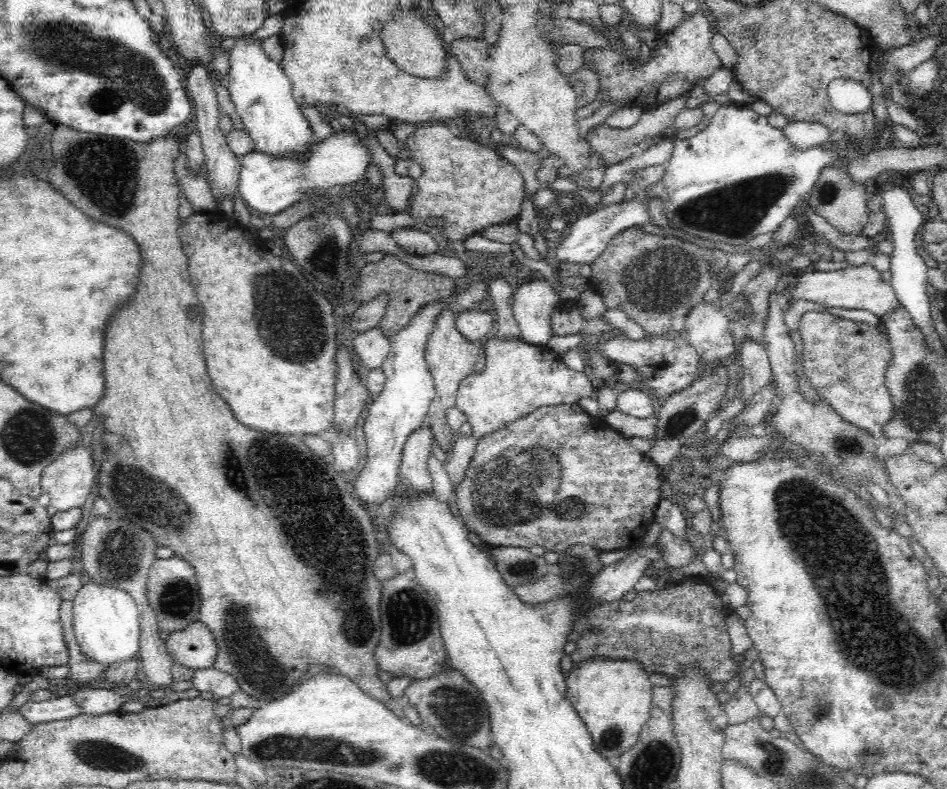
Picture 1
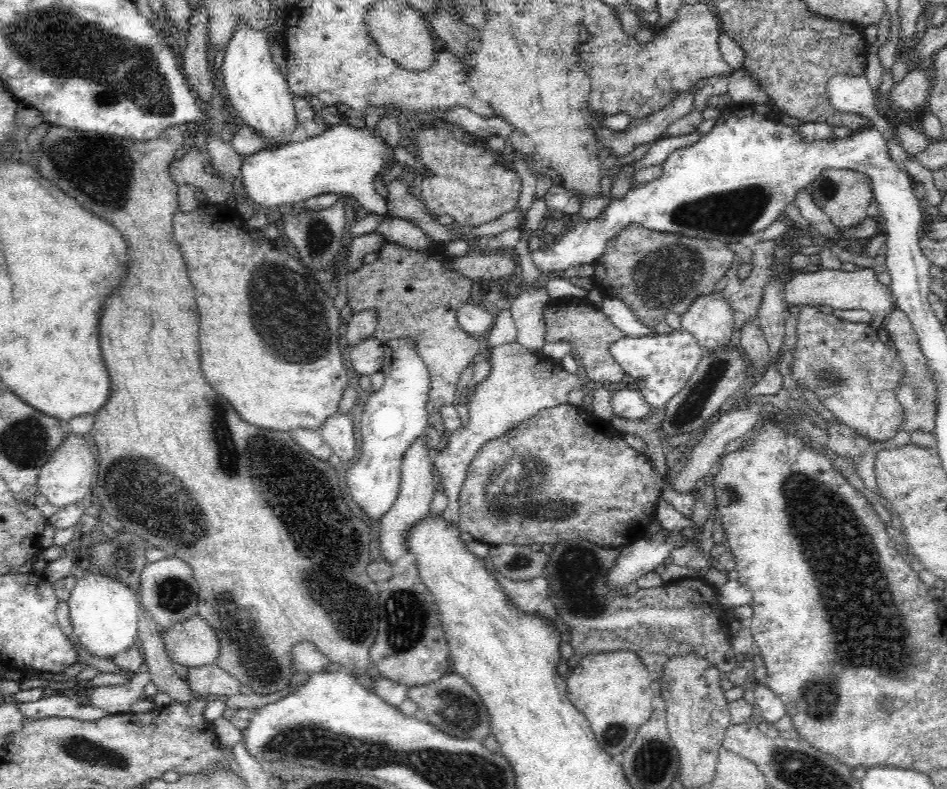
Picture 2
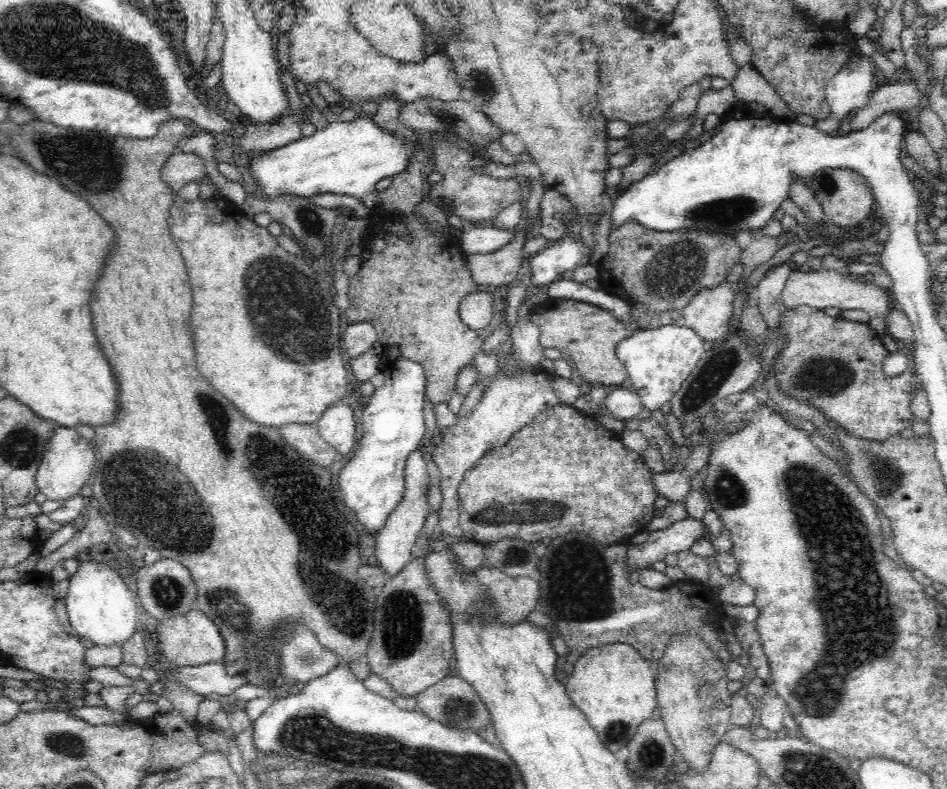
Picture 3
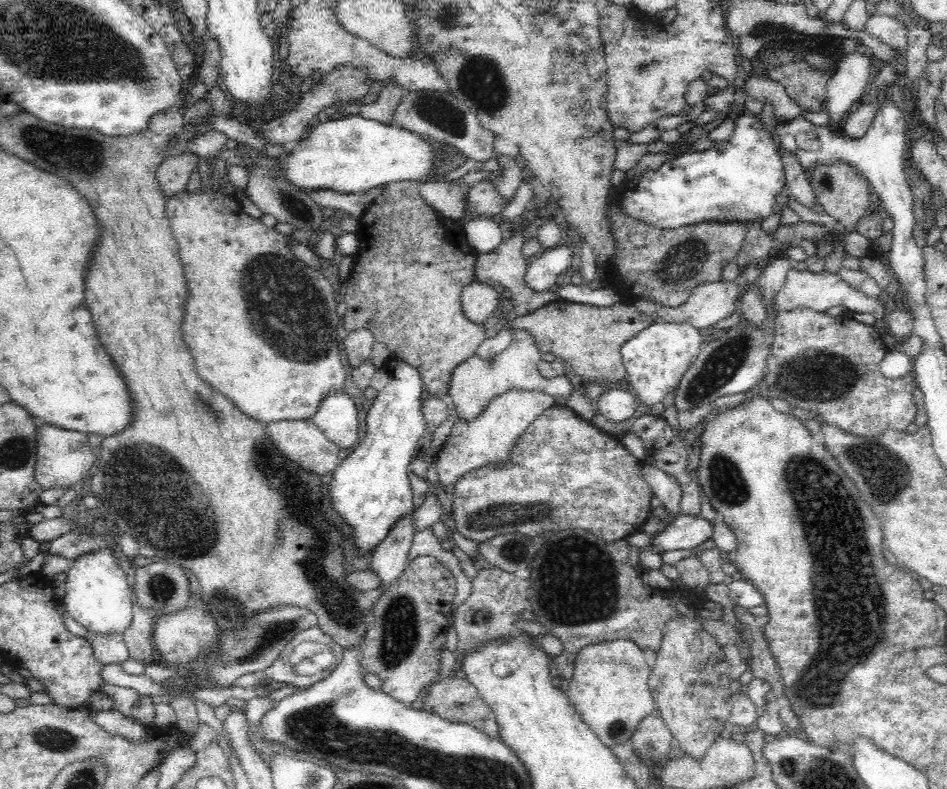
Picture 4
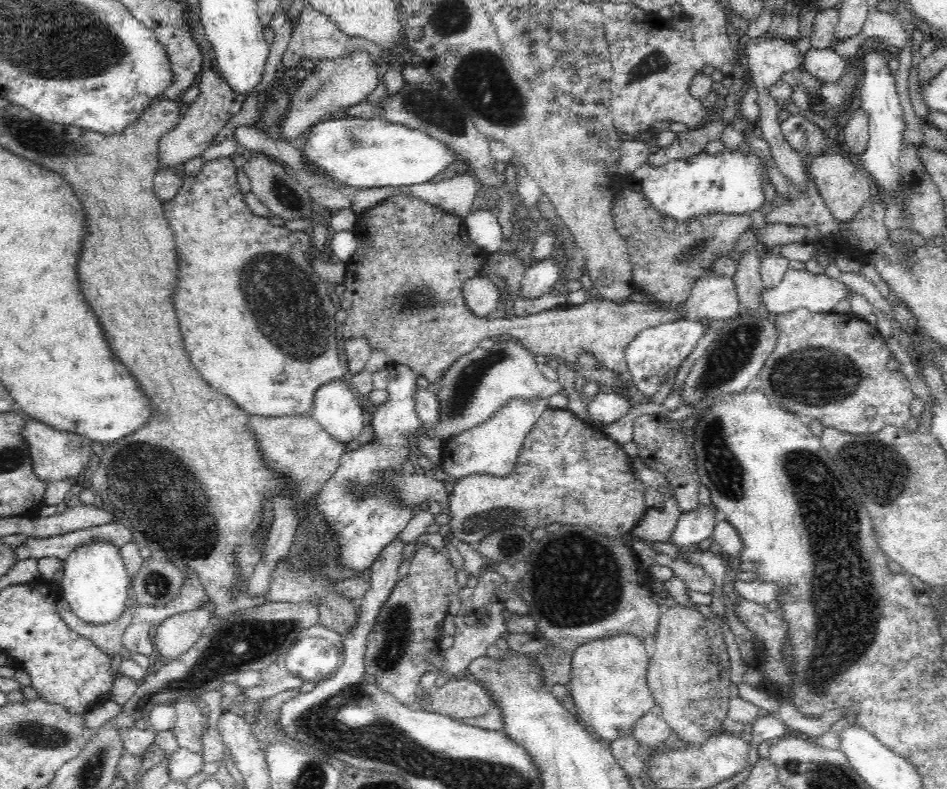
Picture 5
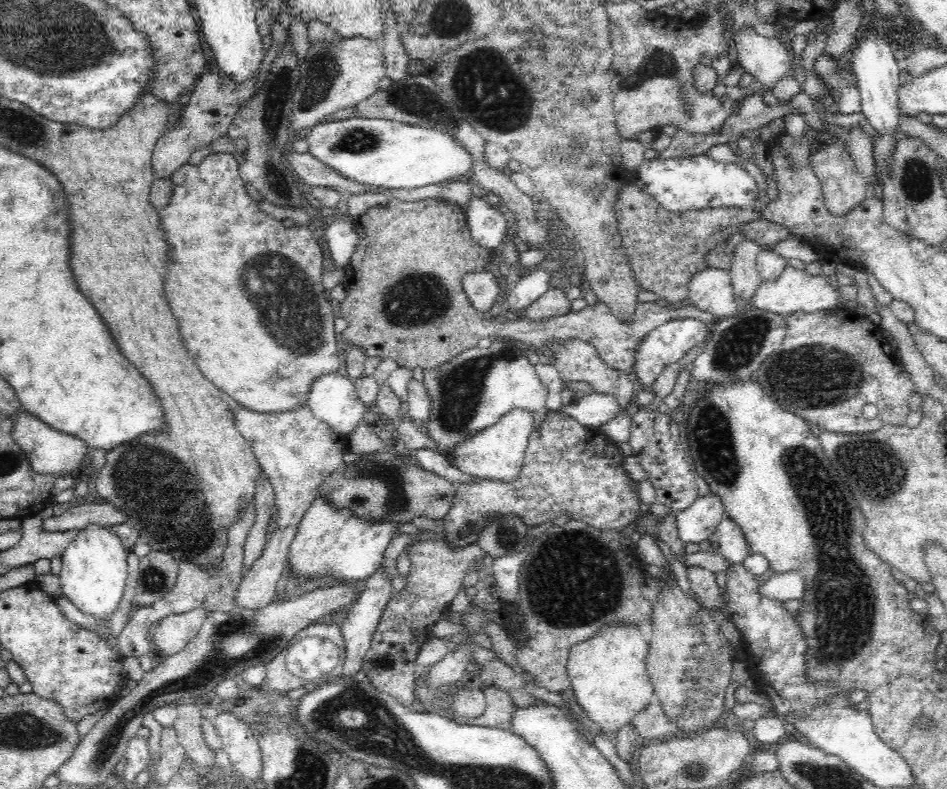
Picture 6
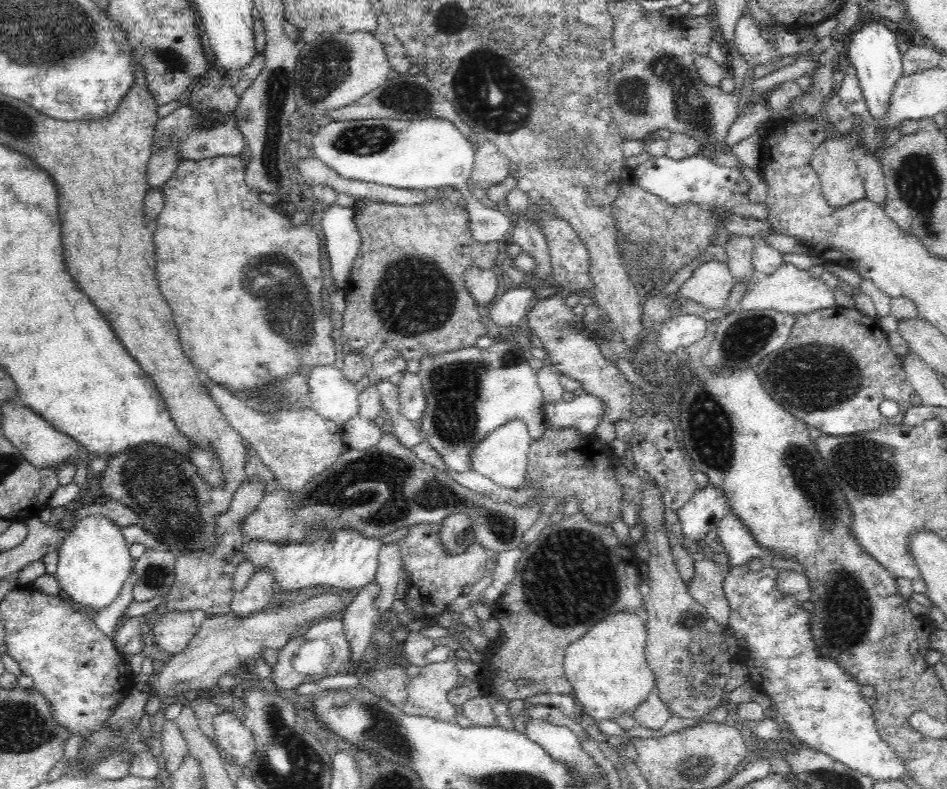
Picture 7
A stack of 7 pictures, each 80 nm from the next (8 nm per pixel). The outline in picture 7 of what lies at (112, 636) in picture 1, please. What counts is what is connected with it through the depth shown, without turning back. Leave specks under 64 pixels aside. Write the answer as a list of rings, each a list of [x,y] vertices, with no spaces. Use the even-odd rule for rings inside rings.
[[[96,515],[81,519],[76,528],[70,530],[58,555],[55,573],[58,588],[66,592],[71,603],[93,609],[96,613],[106,610],[118,598],[134,561],[121,528],[109,518],[97,518]]]

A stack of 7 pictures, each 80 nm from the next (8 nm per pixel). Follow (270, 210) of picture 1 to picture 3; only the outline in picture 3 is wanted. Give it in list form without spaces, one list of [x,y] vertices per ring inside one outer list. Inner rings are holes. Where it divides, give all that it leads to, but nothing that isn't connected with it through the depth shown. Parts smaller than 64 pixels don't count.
[[[339,118],[310,138],[304,137],[286,146],[262,152],[259,157],[250,159],[248,168],[250,178],[266,199],[282,195],[308,199],[334,193],[362,201],[369,212],[379,209],[375,184],[382,178],[397,176],[408,165],[410,156],[414,156],[412,142],[381,130],[373,120],[347,122],[345,118]]]

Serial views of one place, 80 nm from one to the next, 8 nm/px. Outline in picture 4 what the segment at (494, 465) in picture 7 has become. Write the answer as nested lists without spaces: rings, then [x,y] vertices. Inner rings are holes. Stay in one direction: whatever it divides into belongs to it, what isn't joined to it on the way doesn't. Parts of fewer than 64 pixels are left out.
[[[512,389],[495,397],[472,422],[454,424],[451,428],[450,435],[441,446],[441,450],[436,456],[435,464],[438,470],[438,476],[440,477],[441,487],[444,488],[446,493],[450,496],[458,480],[463,478],[464,474],[487,465],[503,465],[508,458],[510,449],[515,445],[516,438],[519,437],[520,434],[528,428],[528,425],[530,425],[533,420],[536,420],[544,410],[557,403],[559,403],[559,400],[555,399],[551,394],[541,393],[539,390]]]

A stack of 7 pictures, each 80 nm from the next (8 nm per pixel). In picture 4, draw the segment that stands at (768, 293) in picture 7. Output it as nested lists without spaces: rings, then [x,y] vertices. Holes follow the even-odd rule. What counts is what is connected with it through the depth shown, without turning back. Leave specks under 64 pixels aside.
[[[791,268],[784,286],[773,295],[773,304],[776,310],[791,311],[798,307],[808,307],[816,312],[824,313],[832,306],[844,306],[846,310],[851,310],[852,312],[872,314],[874,316],[872,326],[880,333],[880,336],[888,331],[884,305],[880,296],[866,296],[862,291],[854,288],[852,284],[844,282],[837,273],[824,271],[820,274],[814,274],[809,271],[799,272]]]

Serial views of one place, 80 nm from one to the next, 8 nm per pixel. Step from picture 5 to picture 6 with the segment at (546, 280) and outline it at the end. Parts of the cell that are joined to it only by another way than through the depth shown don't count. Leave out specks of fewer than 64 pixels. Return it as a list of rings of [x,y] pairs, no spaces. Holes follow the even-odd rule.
[[[535,269],[529,274],[522,276],[522,279],[509,289],[509,295],[505,301],[505,309],[522,310],[534,300],[538,300],[544,292],[550,289],[550,281],[553,277],[546,270]]]

